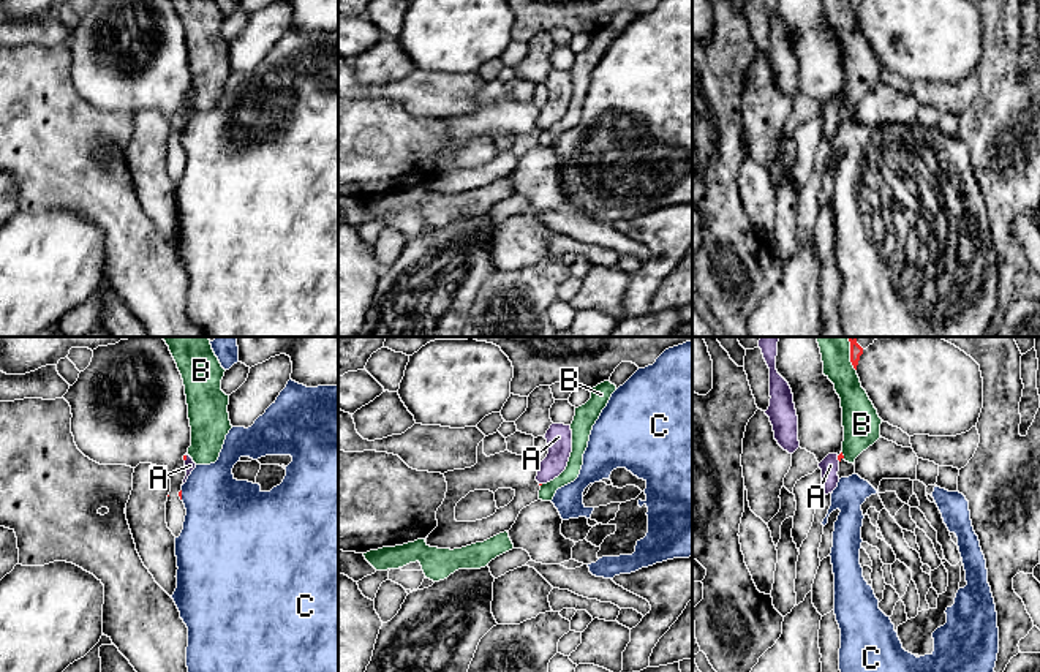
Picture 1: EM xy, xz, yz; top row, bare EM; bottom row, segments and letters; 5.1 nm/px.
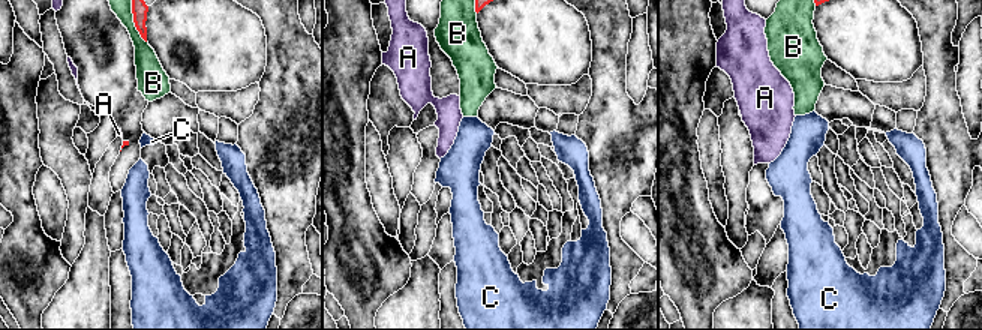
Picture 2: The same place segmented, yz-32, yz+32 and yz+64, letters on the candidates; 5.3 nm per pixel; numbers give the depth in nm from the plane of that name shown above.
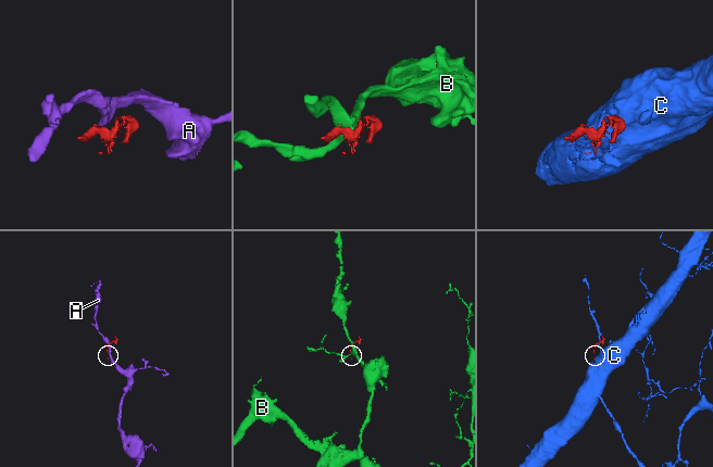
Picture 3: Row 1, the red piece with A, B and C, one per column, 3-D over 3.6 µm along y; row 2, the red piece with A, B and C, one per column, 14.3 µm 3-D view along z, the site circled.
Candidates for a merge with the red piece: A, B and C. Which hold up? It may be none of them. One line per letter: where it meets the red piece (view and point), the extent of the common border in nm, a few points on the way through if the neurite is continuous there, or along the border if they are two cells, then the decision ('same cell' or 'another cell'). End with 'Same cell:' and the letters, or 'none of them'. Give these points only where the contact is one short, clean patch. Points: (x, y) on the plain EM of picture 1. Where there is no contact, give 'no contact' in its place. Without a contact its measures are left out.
A: contact yz (838, 105); length 40 nm; border yz (836, 101), (840, 106); another cell
B: contact yz (851, 7); length 90 nm; another cell
C: contact xy (180, 141); length 50 nm; another cell
Same cell: none of them

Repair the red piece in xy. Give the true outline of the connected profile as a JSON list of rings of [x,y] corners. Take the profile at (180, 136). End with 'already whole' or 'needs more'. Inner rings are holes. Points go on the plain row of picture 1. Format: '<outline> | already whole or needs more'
[[[93,0],[63,44],[71,52],[71,79],[77,95],[100,111],[152,109],[171,125],[166,169],[175,183],[187,161],[182,130],[191,92],[191,73],[182,21],[172,0]]] | needs more

